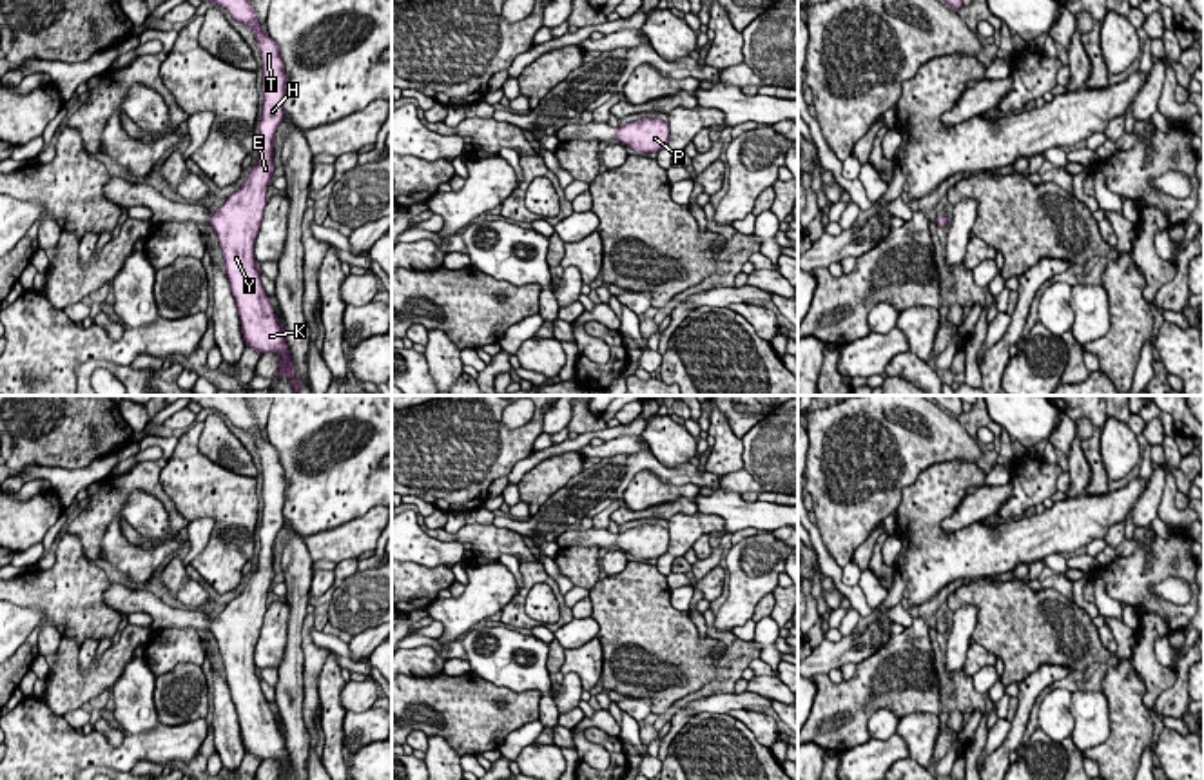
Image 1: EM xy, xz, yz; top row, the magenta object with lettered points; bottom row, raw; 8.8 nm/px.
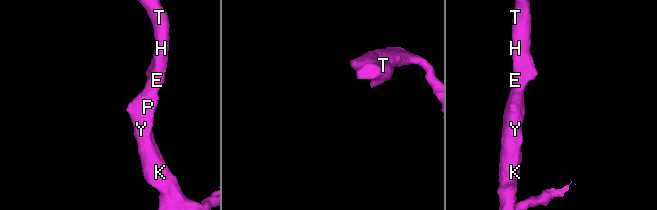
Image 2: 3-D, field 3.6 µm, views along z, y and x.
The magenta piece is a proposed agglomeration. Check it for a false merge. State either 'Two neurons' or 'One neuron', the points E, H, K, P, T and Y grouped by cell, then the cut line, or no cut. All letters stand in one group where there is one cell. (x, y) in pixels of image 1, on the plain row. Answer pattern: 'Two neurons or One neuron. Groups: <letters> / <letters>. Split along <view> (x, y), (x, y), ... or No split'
One neuron. Groups: E H K P T Y. No split

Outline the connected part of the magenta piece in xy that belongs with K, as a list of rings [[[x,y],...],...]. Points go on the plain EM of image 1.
[[[189,395],[201,408],[221,412],[234,426],[254,439],[263,473],[263,517],[259,528],[261,551],[257,568],[243,591],[210,620],[221,658],[223,677],[236,706],[241,740],[256,758],[279,762],[277,780],[296,780],[285,735],[270,711],[259,686],[254,649],[267,613],[267,595],[274,580],[276,537],[285,526],[285,470],[277,450],[259,432],[257,419],[243,395]]]

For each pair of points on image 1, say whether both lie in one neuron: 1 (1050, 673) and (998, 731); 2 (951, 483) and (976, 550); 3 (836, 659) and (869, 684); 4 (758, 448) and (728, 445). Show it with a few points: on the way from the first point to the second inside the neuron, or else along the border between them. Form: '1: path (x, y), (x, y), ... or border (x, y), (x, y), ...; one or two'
1: border (1010, 722), (1009, 735), (985, 759); two
2: path (934, 505), (934, 532), (954, 550); one
3: border (891, 639), (856, 664); two
4: border (740, 438), (744, 468); two

